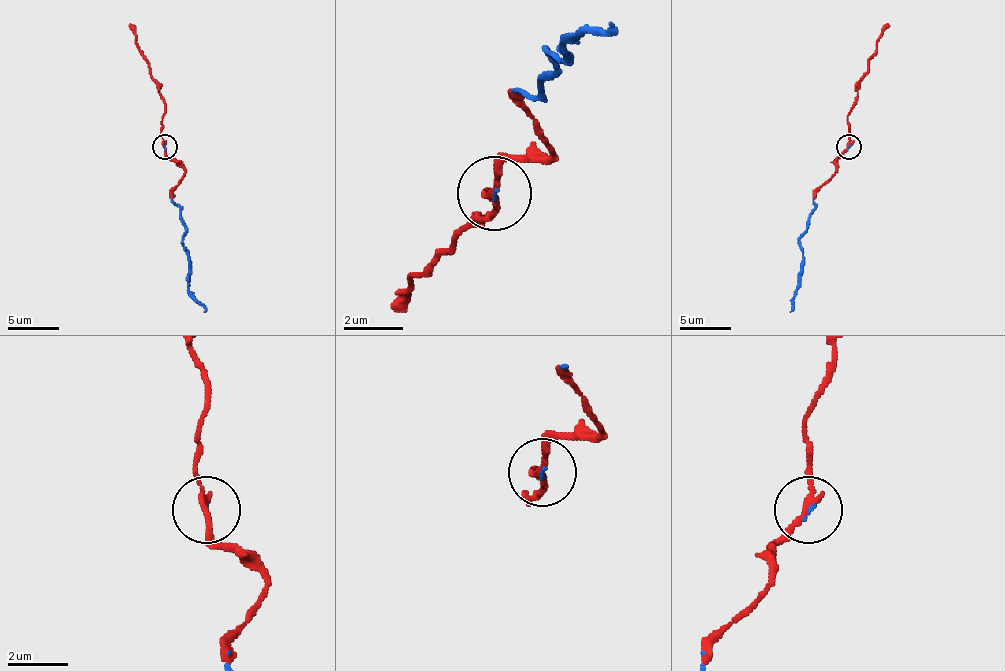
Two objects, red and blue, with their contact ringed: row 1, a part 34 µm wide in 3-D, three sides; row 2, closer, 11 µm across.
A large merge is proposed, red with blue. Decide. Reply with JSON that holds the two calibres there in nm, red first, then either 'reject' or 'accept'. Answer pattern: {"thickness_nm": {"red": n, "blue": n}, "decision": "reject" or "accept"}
{"thickness_nm": {"red": 180, "blue": 60}, "decision": "accept"}

